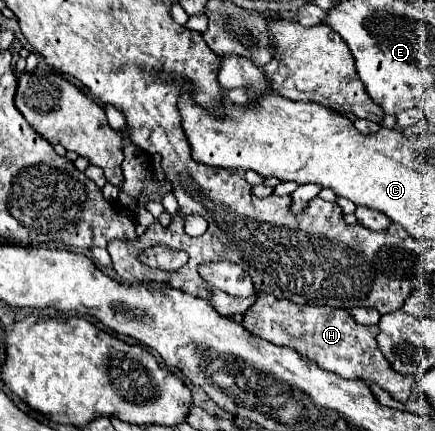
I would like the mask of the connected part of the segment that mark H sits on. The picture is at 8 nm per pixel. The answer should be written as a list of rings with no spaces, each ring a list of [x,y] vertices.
[[[259,293],[255,305],[245,313],[243,327],[273,345],[295,349],[297,353],[319,363],[325,371],[333,371],[345,379],[363,379],[377,383],[397,401],[405,403],[411,395],[413,377],[397,373],[377,347],[375,333],[379,333],[379,327],[357,325],[357,321],[345,309],[295,305],[289,299],[277,299],[275,295]]]

